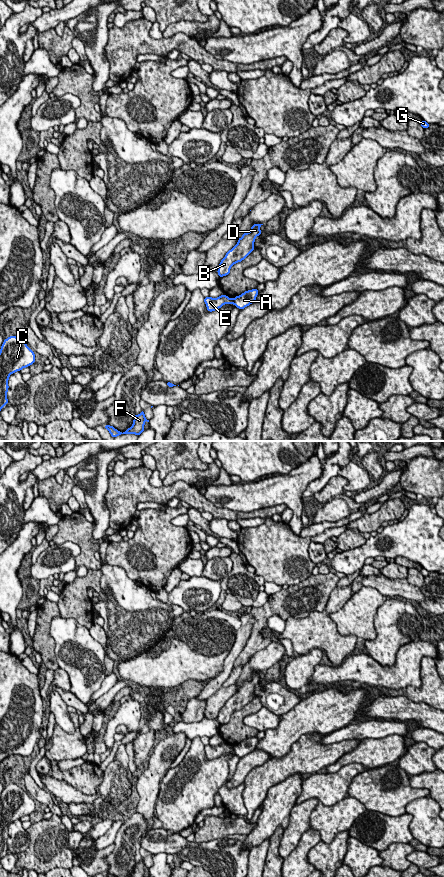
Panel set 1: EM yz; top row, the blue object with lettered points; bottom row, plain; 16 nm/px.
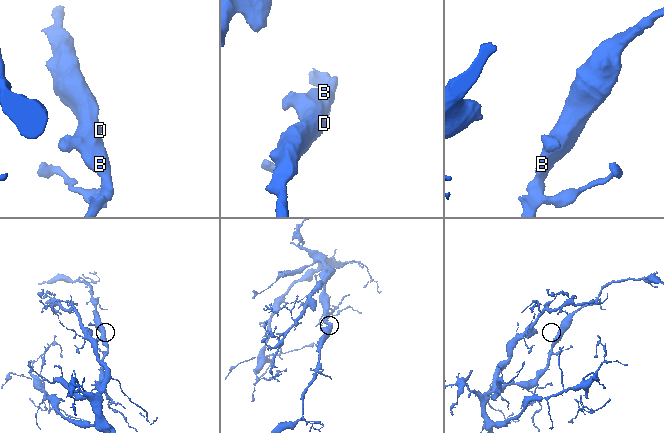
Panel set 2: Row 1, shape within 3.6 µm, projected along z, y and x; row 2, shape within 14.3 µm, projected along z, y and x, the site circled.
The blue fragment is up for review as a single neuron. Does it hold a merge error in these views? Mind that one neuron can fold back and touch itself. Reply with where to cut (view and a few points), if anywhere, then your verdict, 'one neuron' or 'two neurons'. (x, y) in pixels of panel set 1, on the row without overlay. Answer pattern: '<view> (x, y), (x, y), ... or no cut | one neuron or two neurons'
no cut | one neuron

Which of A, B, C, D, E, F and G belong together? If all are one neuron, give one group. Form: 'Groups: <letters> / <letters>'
Groups: A B C D E F G

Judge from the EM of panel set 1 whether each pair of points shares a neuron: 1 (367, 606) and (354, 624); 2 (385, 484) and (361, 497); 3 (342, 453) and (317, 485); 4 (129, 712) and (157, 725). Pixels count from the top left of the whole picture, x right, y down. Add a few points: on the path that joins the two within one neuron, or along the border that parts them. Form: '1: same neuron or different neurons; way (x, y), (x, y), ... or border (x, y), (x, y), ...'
1: same neuron; way (363, 610), (354, 620)
2: same neuron; way (379, 490), (367, 495)
3: same neuron; way (334, 461), (330, 463), (330, 469), (325, 477)
4: different neurons; border (140, 703), (139, 726), (132, 732)

